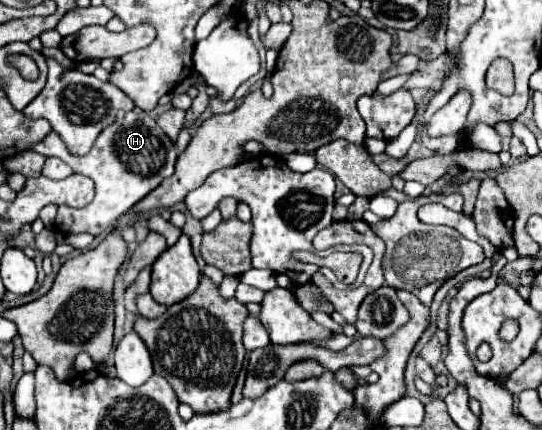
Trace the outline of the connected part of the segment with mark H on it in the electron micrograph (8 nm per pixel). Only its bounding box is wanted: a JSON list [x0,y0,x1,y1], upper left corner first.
[30,109,178,247]

